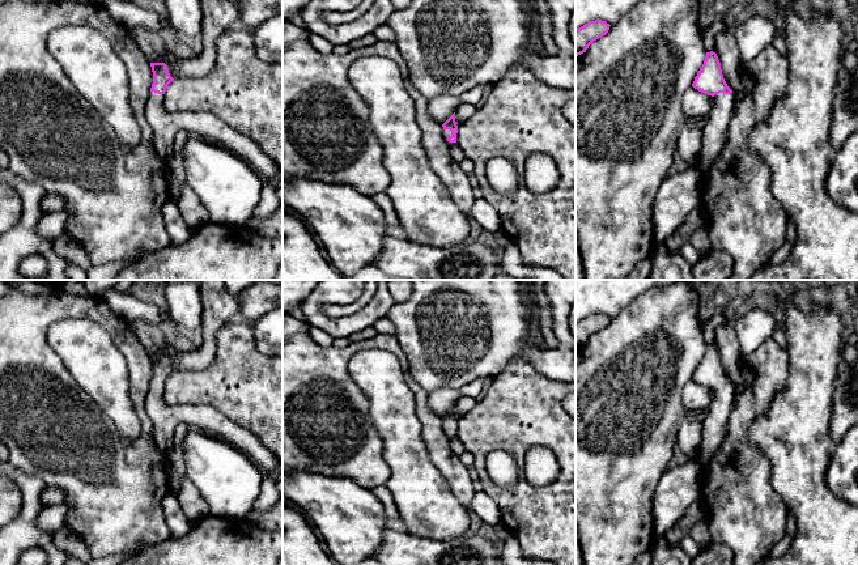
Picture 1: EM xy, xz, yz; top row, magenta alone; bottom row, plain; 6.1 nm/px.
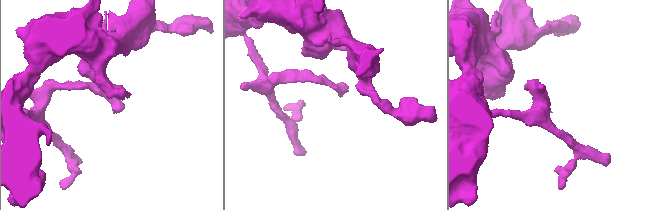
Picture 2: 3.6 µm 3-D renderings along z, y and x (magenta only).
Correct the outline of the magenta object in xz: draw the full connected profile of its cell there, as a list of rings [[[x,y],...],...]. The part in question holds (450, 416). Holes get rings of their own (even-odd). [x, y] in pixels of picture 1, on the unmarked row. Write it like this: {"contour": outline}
{"contour": [[[455,405],[442,417],[443,430],[449,438],[456,436],[458,419],[455,415]]]}

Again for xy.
{"contour": [[[150,356],[153,377],[145,399],[145,411],[153,424],[153,438],[165,455],[173,449],[175,428],[186,422],[243,453],[263,473],[271,473],[277,458],[250,430],[239,426],[214,407],[207,404],[174,404],[163,399],[163,387],[174,373],[165,356]]]}

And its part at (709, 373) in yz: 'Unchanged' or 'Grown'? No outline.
Grown

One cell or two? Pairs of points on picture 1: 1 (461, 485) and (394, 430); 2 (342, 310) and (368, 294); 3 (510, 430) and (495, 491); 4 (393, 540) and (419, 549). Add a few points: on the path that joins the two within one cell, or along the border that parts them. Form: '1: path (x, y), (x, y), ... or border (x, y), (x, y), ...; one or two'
1: border (424, 441), (430, 462), (449, 485); two
2: path (348, 309), (361, 301); one
3: path (493, 440), (480, 453), (483, 474); one
4: path (399, 547), (402, 549), (412, 549); one

